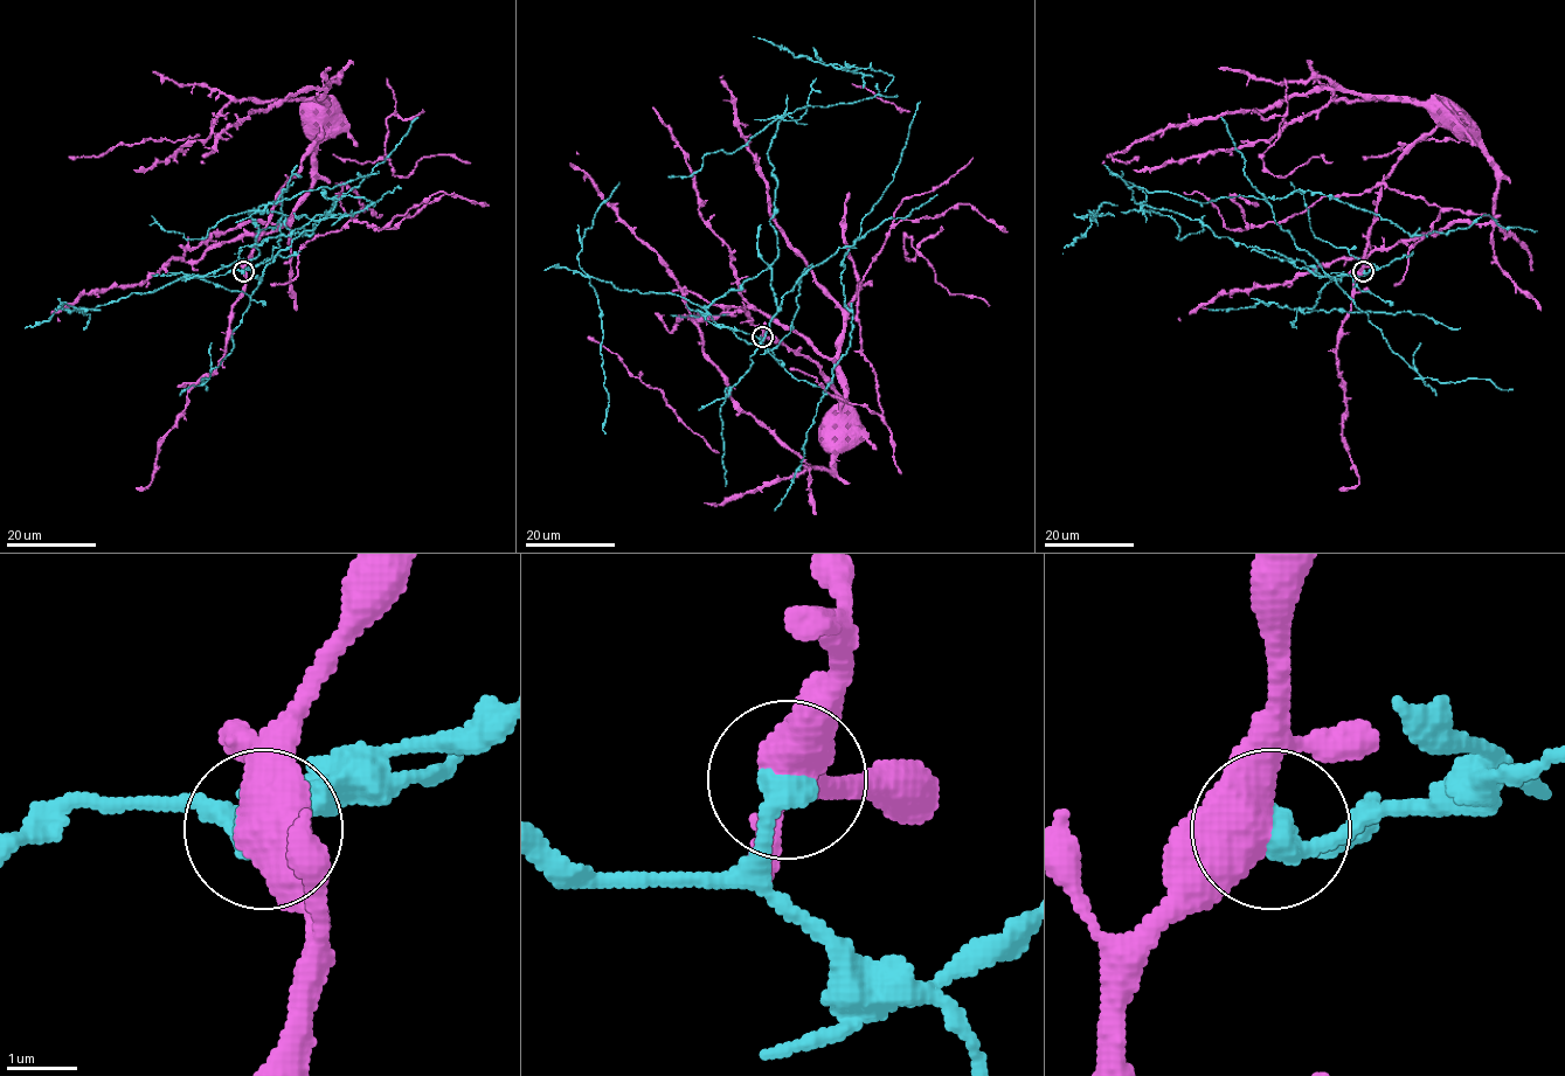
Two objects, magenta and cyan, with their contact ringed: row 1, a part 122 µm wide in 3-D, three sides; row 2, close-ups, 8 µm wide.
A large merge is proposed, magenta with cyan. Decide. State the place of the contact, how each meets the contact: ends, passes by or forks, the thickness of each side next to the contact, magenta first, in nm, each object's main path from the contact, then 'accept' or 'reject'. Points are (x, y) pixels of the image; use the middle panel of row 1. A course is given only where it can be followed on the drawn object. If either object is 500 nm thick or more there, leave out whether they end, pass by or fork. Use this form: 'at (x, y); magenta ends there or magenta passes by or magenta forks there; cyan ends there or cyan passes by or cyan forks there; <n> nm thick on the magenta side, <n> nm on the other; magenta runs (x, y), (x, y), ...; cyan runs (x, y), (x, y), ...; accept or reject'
at (762, 337); 550 nm thick on the magenta side, 460 nm on the other; magenta runs (762, 338), (807, 355), (819, 367), (819, 373), (835, 391), (838, 415); cyan runs (762, 338), (740, 340), (705, 309), (769, 268), (778, 306), (854, 240), (840, 275), (851, 344), (775, 511); reject

